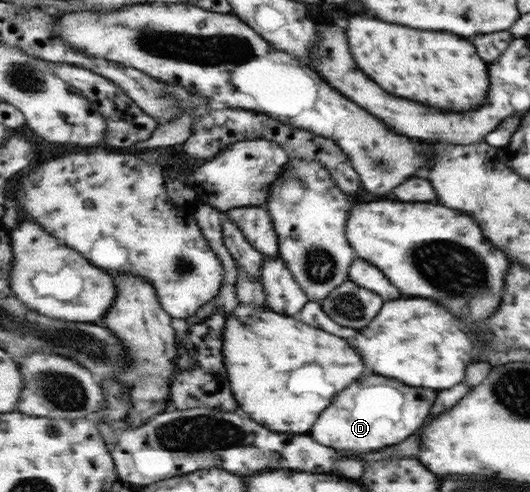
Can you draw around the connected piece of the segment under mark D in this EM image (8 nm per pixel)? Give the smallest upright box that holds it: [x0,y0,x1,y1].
[309,373,437,455]

